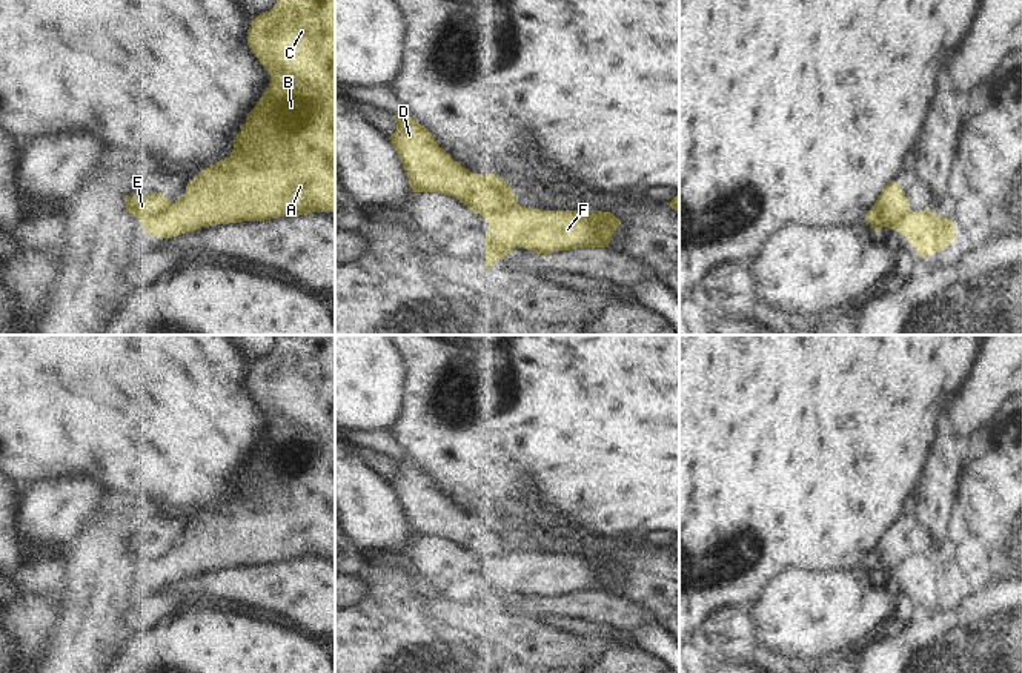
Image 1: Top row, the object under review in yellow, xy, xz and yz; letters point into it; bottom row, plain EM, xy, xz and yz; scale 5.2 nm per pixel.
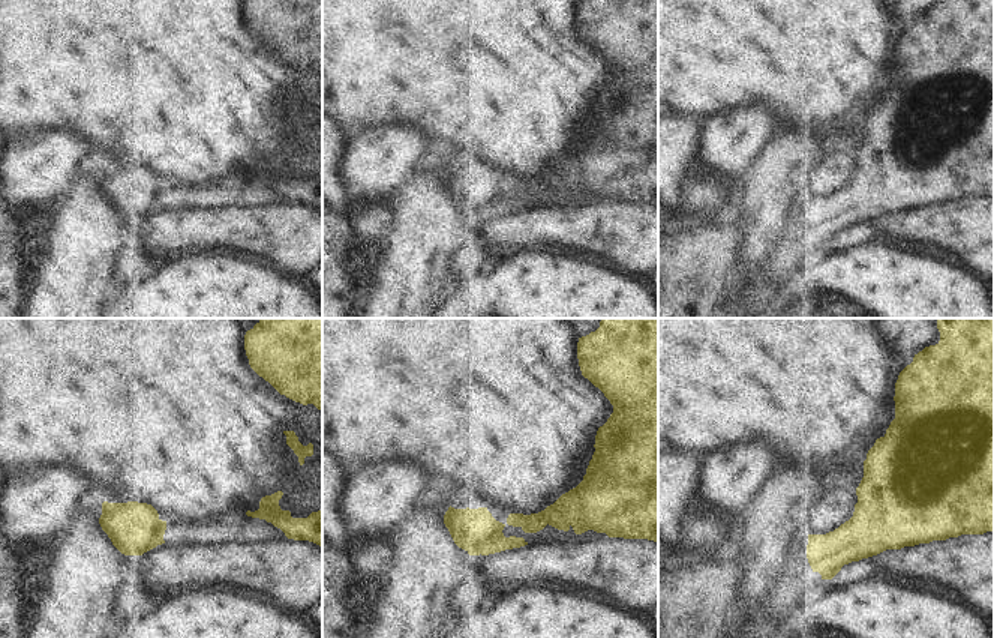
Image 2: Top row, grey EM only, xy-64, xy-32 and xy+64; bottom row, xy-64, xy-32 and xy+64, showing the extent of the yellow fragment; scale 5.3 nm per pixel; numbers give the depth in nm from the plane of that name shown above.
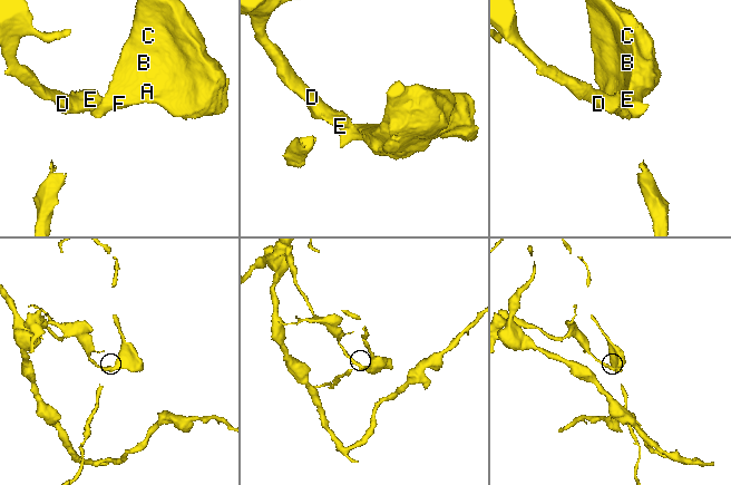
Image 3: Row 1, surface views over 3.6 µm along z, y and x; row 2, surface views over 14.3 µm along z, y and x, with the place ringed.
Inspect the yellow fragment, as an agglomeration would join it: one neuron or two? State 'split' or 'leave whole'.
split

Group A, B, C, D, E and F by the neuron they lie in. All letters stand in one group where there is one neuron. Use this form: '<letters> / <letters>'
A B C F / D E

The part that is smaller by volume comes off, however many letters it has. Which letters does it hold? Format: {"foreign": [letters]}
{"foreign": ["D", "E"]}

